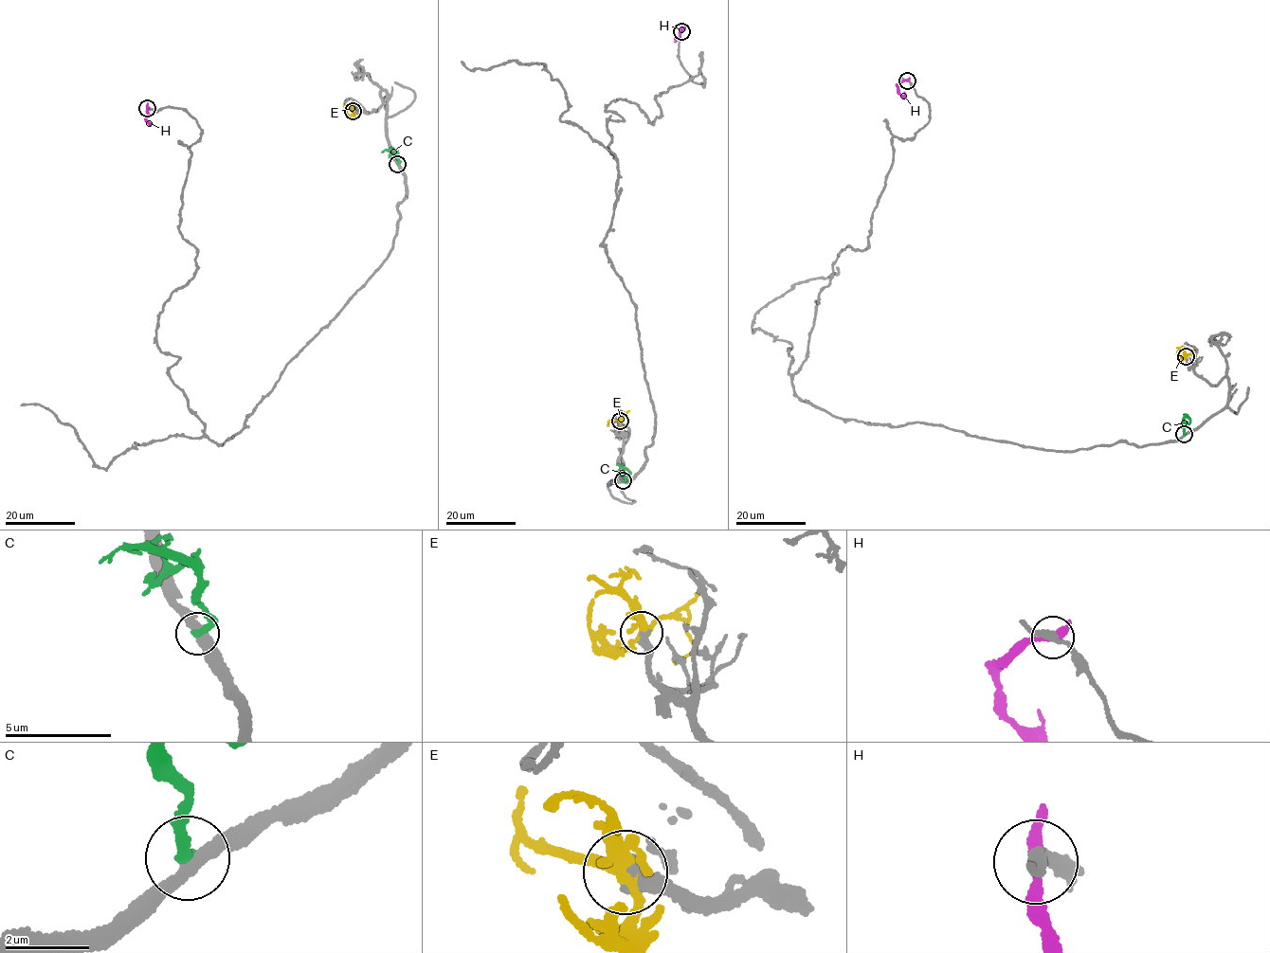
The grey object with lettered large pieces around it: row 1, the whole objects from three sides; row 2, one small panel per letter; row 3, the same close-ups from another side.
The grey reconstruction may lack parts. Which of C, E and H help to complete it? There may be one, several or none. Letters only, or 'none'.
E

